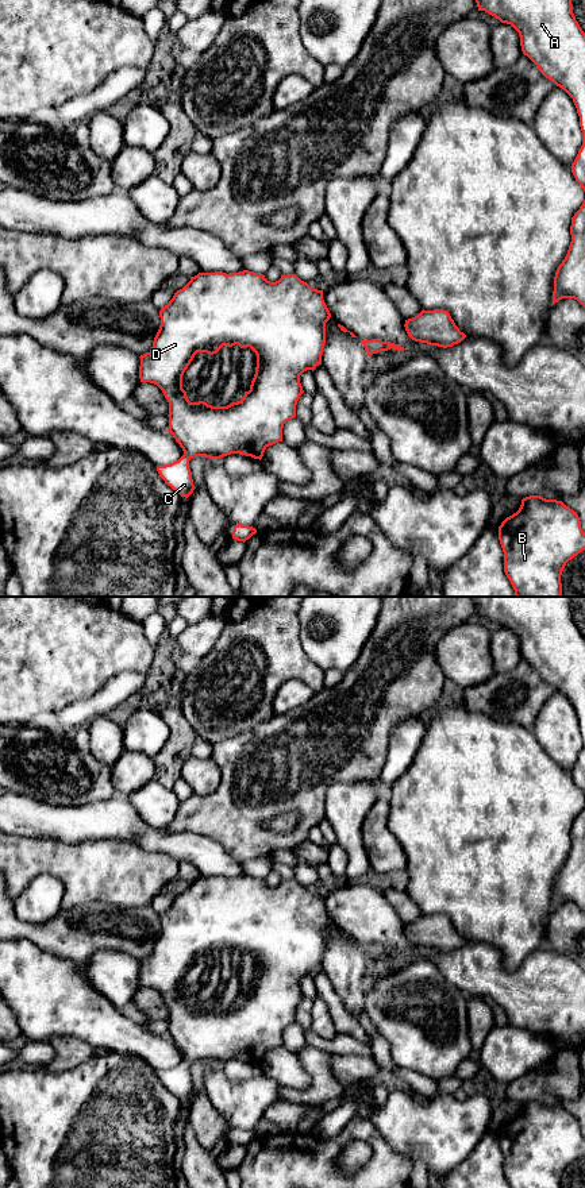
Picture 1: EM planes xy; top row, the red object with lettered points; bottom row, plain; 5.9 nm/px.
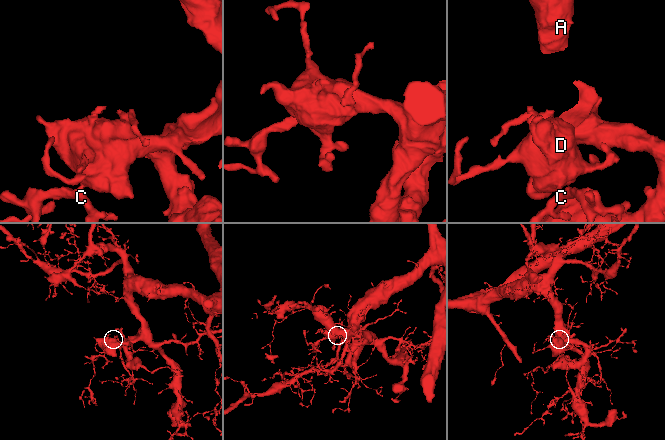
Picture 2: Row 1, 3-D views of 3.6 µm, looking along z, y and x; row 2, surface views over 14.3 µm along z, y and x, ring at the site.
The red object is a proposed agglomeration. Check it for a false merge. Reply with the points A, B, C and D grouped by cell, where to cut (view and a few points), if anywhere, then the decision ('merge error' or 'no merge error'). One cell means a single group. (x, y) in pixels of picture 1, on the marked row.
A B C D; no cut; no merge error

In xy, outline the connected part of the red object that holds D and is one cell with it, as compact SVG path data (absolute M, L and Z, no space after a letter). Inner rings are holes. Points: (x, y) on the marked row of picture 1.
M243 270L239 273L199 273L195 277L190 277L190 281L180 290L177 290L173 296L173 298L169 301L168 305L165 305L159 310L159 317L161 317L161 325L159 329L154 338L153 347L149 352L141 355L141 366L139 366L139 378L141 382L146 383L154 383L157 385L165 398L169 402L169 428L168 431L173 435L176 441L180 444L180 447L184 451L184 455L165 466L158 466L157 471L159 477L165 481L168 486L170 486L174 491L177 491L181 497L188 498L193 490L196 489L193 485L190 468L189 468L189 460L195 456L205 456L209 459L220 459L223 456L231 455L231 454L240 454L246 456L251 456L254 459L262 459L265 450L269 446L273 446L278 441L282 441L282 428L284 424L292 418L296 417L296 405L300 398L300 396L304 393L303 386L300 383L300 375L307 371L307 370L313 370L317 364L322 364L322 355L323 355L323 348L326 344L326 323L330 320L331 313L323 300L323 290L312 289L307 282L301 281L296 274L286 274L281 275L281 278L276 282L270 282L265 278L263 274L257 274L254 271ZM238 344L240 348L250 347L255 355L257 355L257 367L255 367L255 374L250 385L250 390L245 392L245 396L240 401L232 402L227 406L212 406L208 405L204 401L199 402L190 402L186 397L186 392L182 389L182 375L190 362L193 360L195 355L197 352L207 352L209 355L216 354L223 346L232 347Z

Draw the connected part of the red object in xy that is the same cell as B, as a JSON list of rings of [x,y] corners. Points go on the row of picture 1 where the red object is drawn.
[[[530,495],[516,513],[499,526],[504,572],[516,597],[562,597],[561,575],[569,560],[585,549],[585,532],[578,514],[562,501]]]

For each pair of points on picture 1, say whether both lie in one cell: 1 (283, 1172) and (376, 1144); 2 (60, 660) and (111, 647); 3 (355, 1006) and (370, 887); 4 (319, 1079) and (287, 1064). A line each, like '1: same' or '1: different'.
1: same
2: same
3: different
4: different

